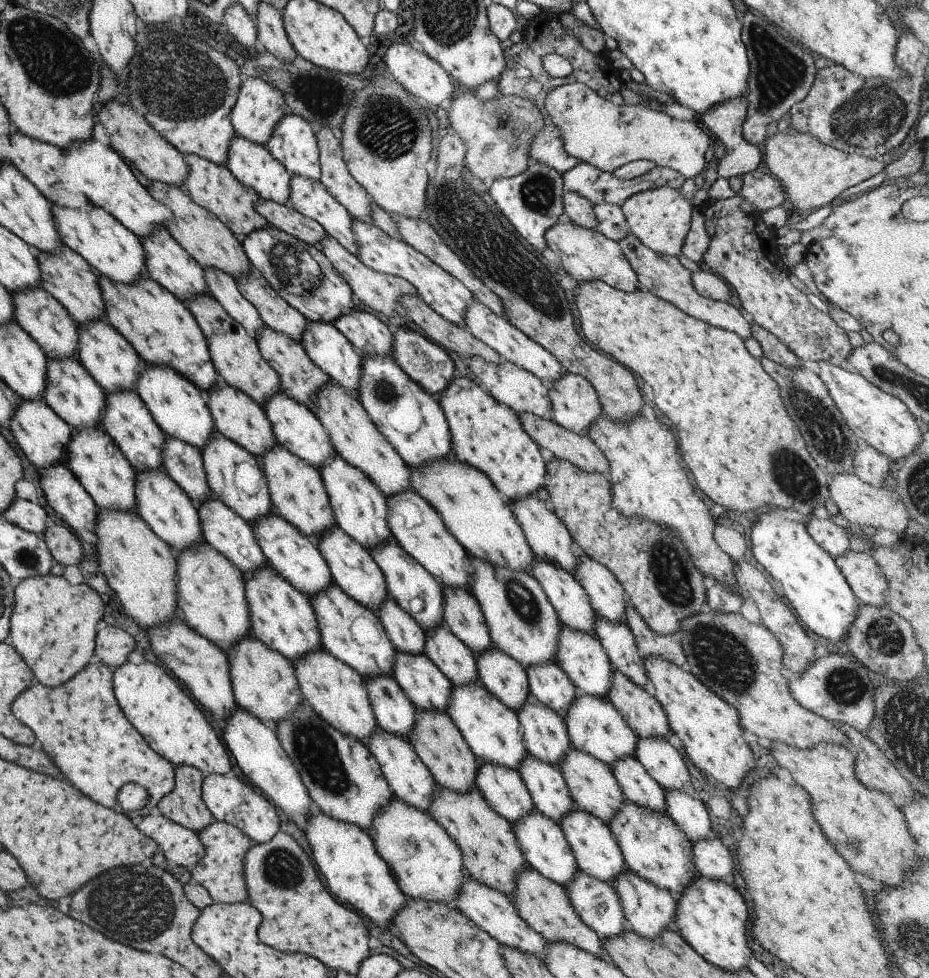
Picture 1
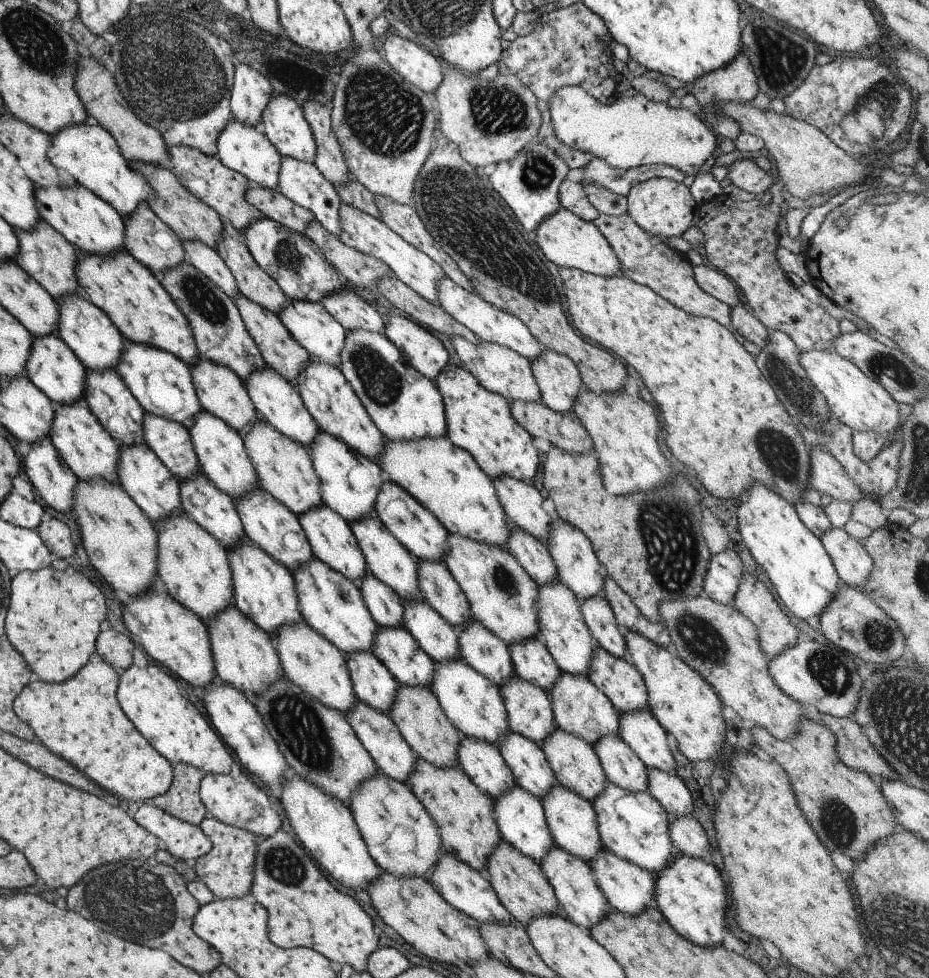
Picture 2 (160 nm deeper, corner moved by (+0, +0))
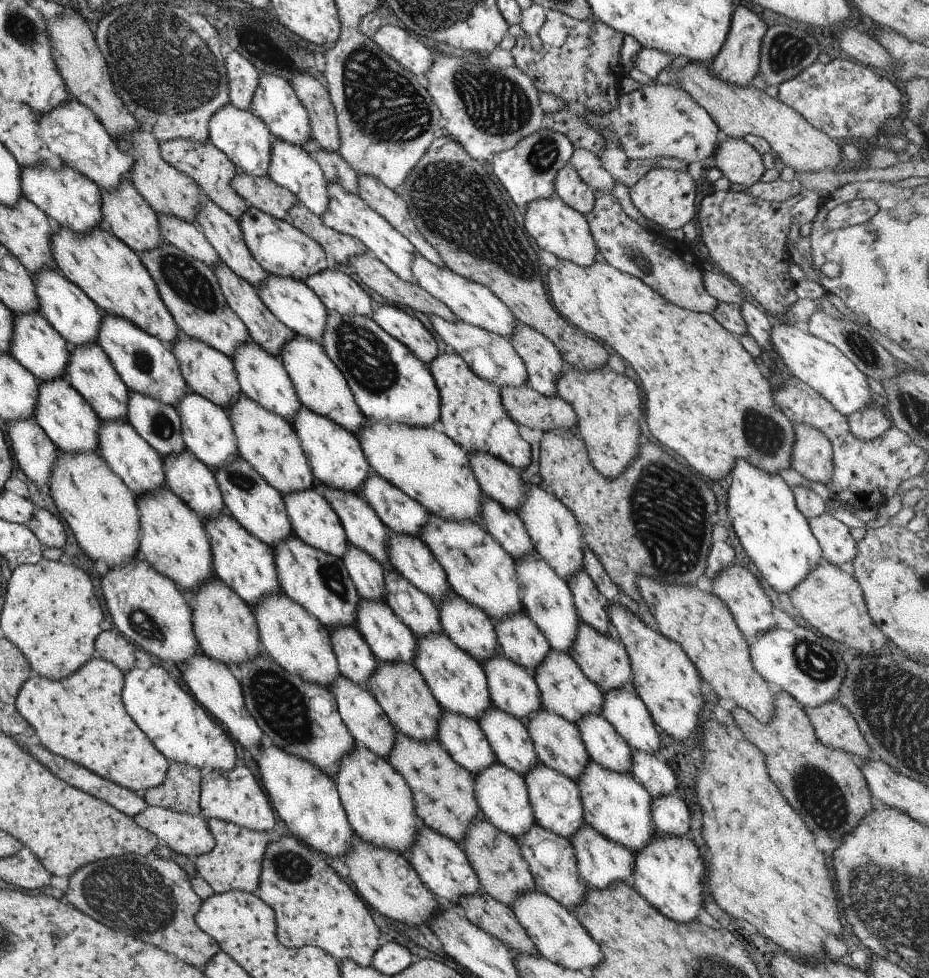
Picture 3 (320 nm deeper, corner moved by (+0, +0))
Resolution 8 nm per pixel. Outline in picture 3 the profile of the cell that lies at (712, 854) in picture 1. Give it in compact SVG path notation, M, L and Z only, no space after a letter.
M677 794L652 798L651 820L657 834L685 838L689 831L689 812Z

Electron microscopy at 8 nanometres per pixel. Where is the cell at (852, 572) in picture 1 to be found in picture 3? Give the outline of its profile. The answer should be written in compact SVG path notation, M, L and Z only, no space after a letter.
M826 511L821 516L806 520L811 535L821 548L821 557L831 566L853 562L857 554L856 541L849 535L849 530L839 520Z

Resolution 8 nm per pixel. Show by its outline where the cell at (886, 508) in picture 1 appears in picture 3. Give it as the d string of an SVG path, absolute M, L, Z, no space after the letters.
M792 424L795 442L790 468L809 482L828 486L833 474L833 452L829 440L809 424Z

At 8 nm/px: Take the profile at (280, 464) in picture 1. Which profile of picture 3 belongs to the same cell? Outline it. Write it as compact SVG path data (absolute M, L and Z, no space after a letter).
M245 394L237 396L237 402L229 406L227 417L233 430L235 445L239 455L261 476L267 485L277 490L281 496L301 492L315 486L309 464L301 451L299 438L292 426L281 416L267 412Z

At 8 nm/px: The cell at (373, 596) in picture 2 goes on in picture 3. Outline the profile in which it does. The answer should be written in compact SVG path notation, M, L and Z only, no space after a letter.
M347 543L345 554L340 560L347 570L347 575L360 598L384 602L385 588L383 588L384 570L377 560L369 558L367 554L355 549Z

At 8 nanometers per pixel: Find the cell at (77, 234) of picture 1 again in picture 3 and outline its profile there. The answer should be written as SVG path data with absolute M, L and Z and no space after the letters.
M61 165L59 170L50 166L21 167L21 193L26 200L37 206L47 217L57 222L59 227L75 234L91 232L93 228L103 228L101 214L101 191L89 178L81 176L69 166Z

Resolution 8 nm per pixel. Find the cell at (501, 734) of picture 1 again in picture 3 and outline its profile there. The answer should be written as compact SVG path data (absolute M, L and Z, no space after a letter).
M444 633L415 638L415 641L417 652L413 656L412 666L421 674L440 709L447 710L449 714L457 714L473 722L479 722L485 710L492 707L491 698L489 698L490 688L480 664L453 645Z

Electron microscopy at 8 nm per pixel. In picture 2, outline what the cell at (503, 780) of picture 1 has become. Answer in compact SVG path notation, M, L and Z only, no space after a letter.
M460 734L457 746L457 763L460 770L491 800L505 794L515 786L515 778L501 758L498 746L465 738Z

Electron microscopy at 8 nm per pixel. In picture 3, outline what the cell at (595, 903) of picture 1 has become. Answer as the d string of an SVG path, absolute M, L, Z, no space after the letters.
M536 823L516 840L537 890L553 898L553 901L563 906L567 912L575 910L575 906L579 906L585 900L587 887L577 875L577 862L569 840L553 834L551 830L543 830Z

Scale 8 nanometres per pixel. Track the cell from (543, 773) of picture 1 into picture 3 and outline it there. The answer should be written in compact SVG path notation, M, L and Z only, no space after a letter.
M491 707L485 710L476 724L491 746L496 761L505 768L525 776L525 772L538 765L537 754L527 735L525 723Z

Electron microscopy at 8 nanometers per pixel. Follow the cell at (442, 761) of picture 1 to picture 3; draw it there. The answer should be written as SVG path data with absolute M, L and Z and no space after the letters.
M377 661L377 670L373 670L368 684L368 692L383 710L386 718L403 736L409 736L413 742L438 740L437 726L442 710L412 664L387 664Z

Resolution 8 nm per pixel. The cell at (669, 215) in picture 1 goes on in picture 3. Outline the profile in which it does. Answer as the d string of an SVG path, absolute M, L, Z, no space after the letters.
M659 166L643 174L631 188L629 198L633 206L647 220L663 229L674 230L695 219L695 184L687 172L675 172Z

